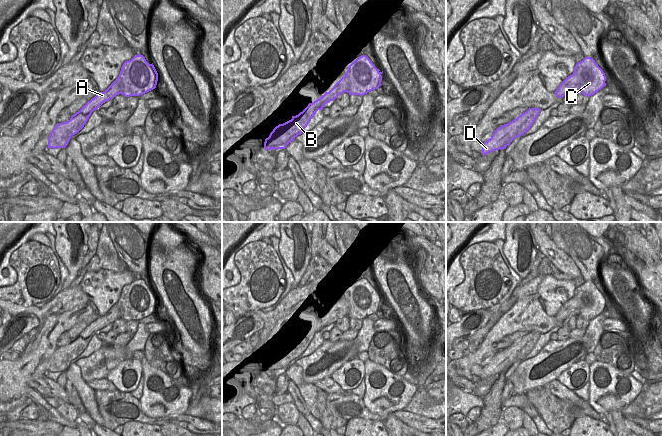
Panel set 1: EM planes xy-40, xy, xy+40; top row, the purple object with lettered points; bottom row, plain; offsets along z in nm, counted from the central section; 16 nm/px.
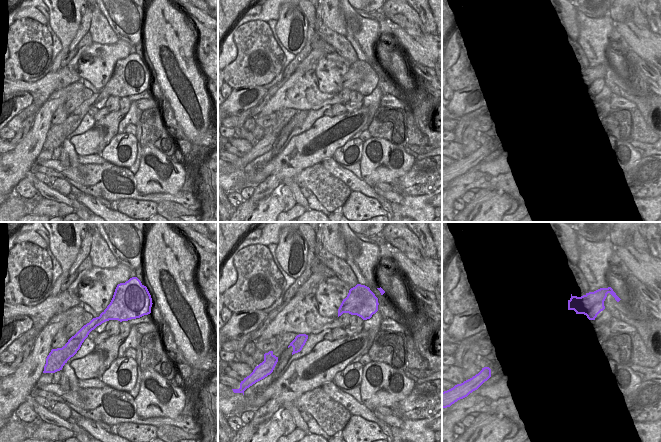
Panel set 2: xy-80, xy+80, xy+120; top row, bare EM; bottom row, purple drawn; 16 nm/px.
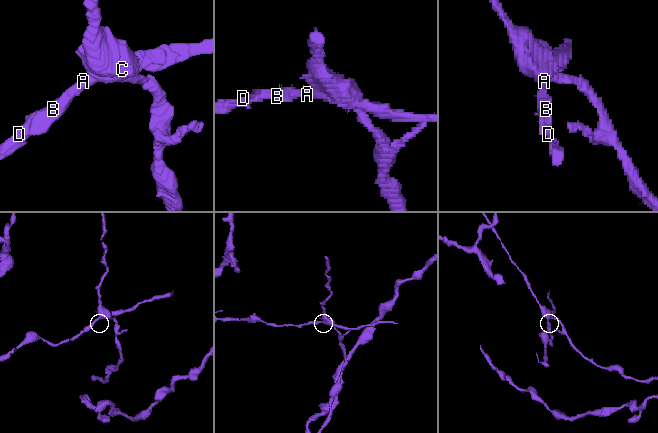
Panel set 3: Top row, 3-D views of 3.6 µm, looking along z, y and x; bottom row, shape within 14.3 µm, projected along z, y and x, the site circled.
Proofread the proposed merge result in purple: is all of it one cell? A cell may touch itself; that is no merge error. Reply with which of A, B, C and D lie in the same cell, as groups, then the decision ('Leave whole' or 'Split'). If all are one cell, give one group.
Groups: A B D / C. Split

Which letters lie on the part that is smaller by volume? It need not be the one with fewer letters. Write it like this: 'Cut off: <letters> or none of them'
Cut off: C

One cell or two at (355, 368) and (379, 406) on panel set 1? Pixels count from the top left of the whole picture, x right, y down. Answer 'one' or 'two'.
two

